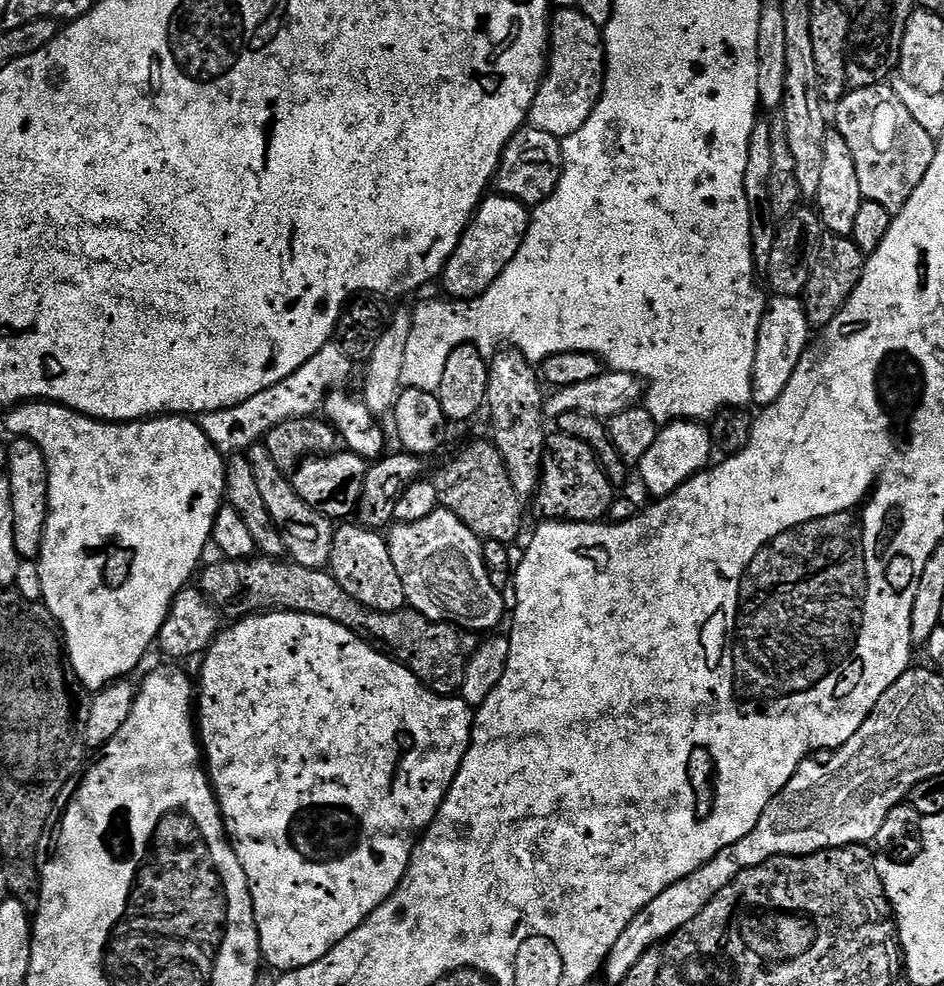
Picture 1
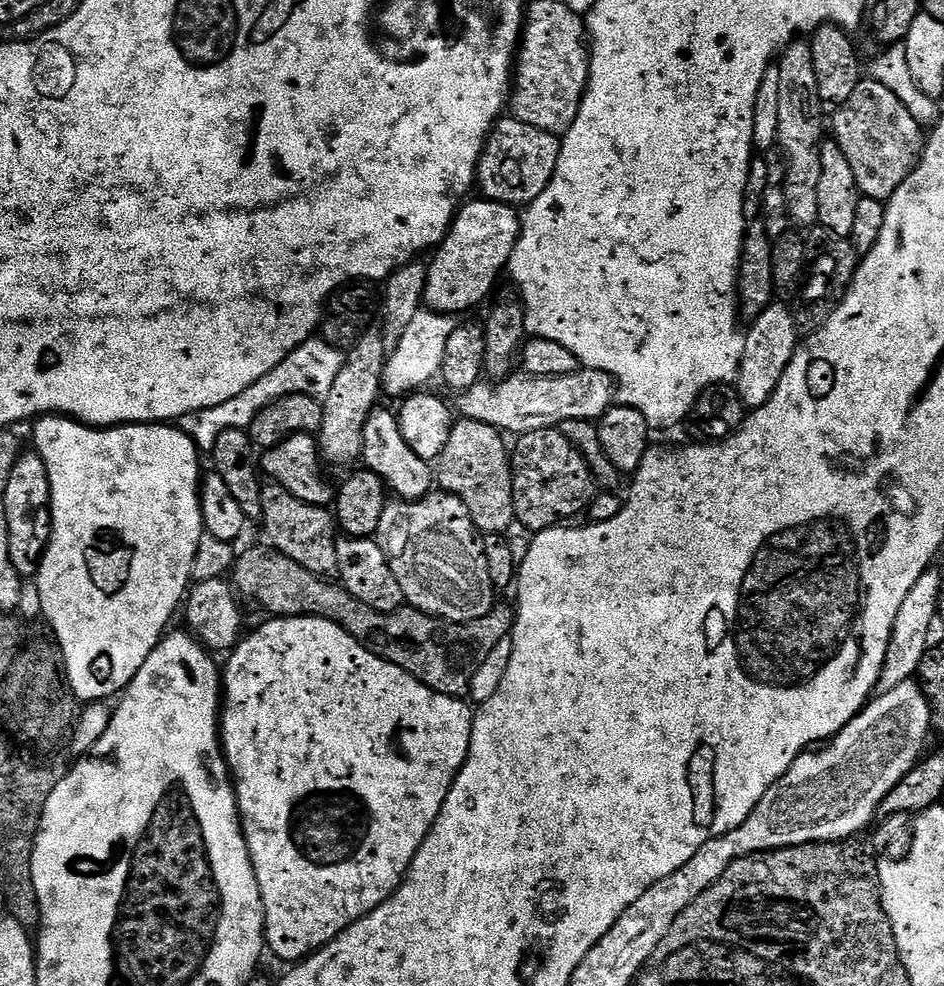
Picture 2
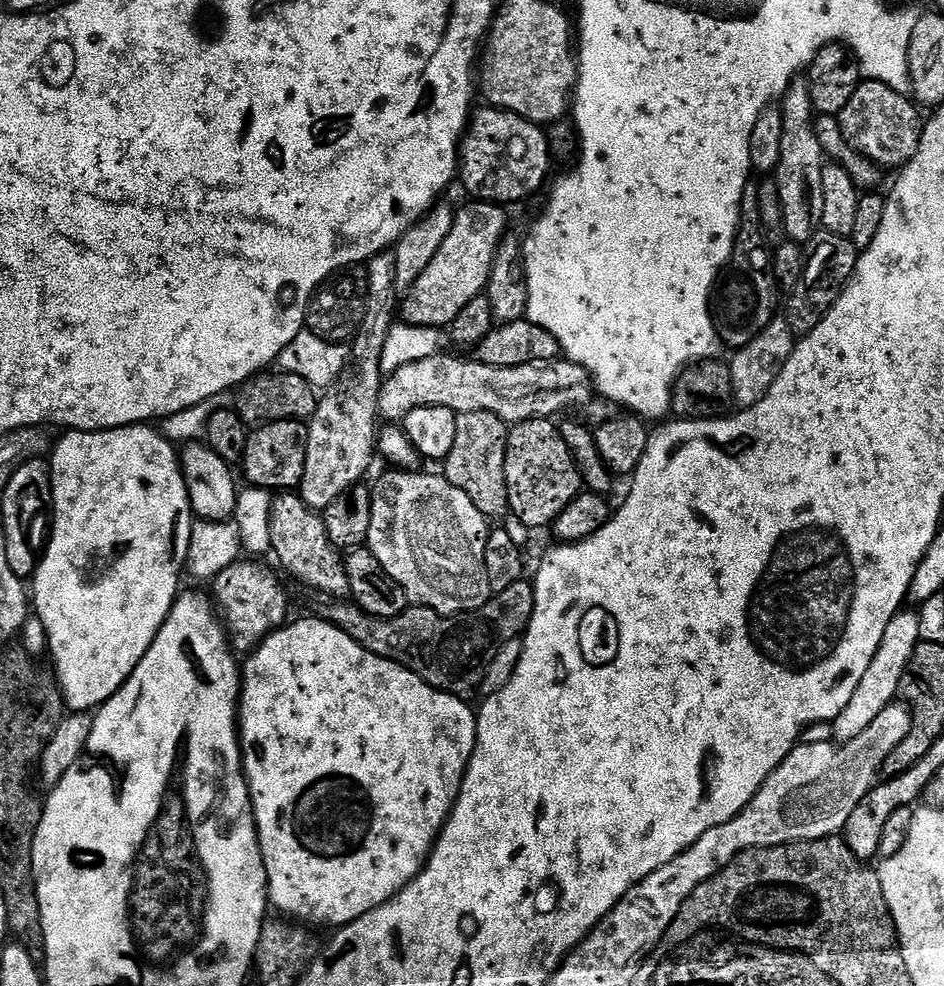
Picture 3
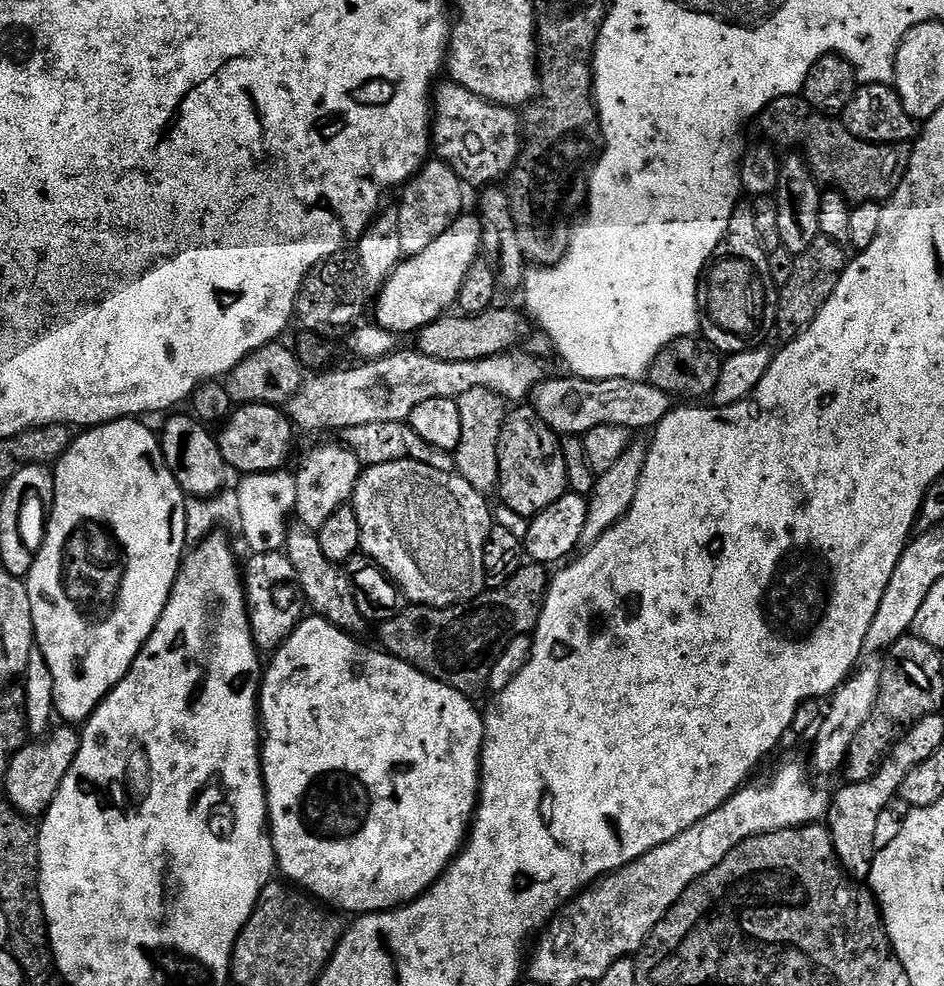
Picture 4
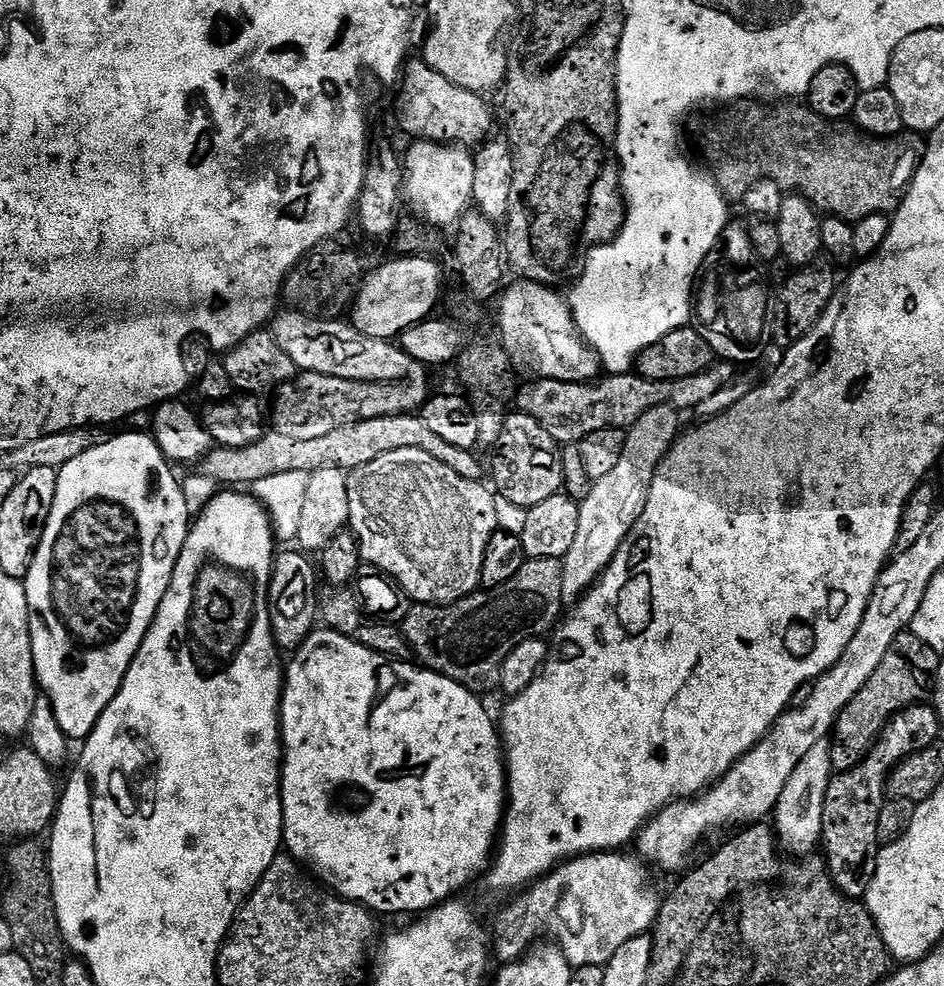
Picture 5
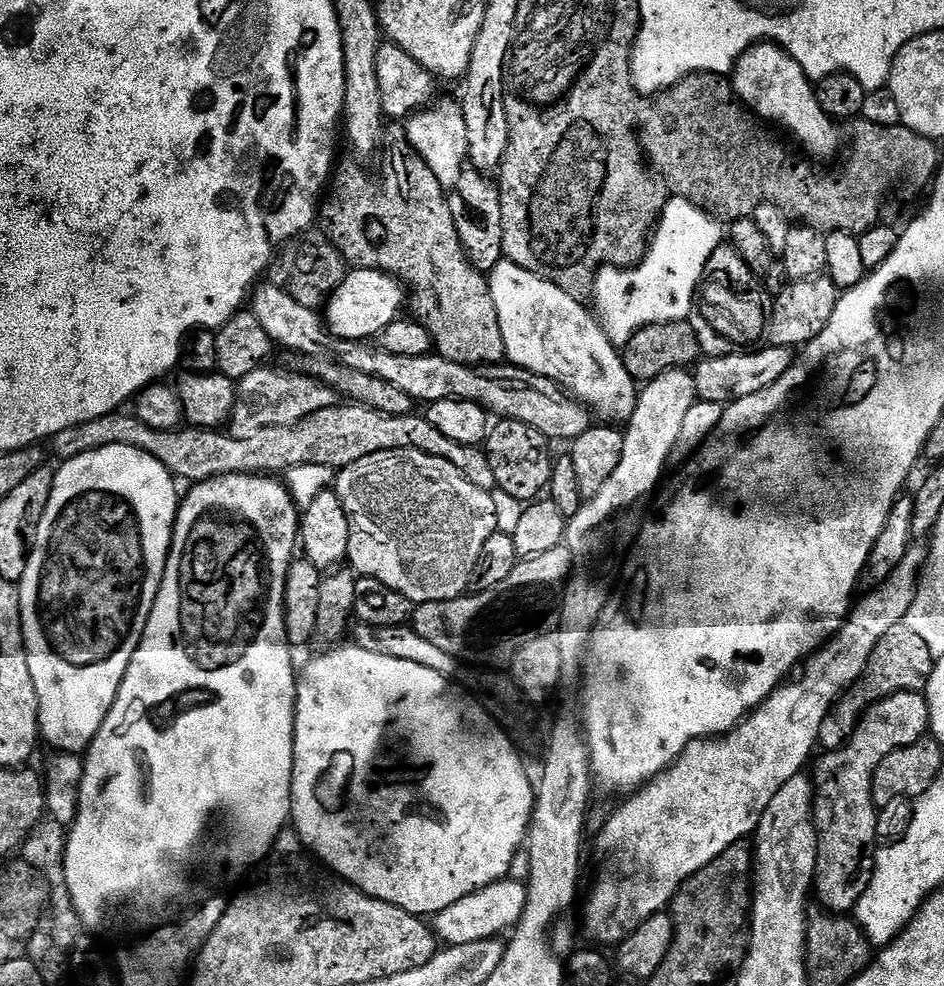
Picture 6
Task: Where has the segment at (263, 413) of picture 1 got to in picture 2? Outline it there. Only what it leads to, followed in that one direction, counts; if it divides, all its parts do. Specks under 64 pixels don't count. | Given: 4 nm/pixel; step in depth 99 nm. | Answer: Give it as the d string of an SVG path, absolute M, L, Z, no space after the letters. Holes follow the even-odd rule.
M312 337L298 346L282 362L270 370L269 374L254 382L253 386L244 390L242 394L224 402L220 406L210 407L204 411L196 411L194 414L181 416L178 427L195 441L196 447L202 452L210 452L217 444L218 438L228 429L246 430L263 409L268 408L273 402L283 397L303 394L325 400L334 386L338 374L344 369L346 363L345 353L337 346L319 337Z

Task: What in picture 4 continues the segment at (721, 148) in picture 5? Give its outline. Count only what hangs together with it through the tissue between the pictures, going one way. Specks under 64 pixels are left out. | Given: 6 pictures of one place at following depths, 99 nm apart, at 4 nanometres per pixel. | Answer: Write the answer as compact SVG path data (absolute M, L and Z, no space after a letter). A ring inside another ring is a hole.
M783 96L775 100L760 113L759 124L777 149L799 149L813 177L821 185L839 192L853 206L888 201L898 190L912 157L912 149L907 143L871 144L852 136L843 122L816 112L800 96Z

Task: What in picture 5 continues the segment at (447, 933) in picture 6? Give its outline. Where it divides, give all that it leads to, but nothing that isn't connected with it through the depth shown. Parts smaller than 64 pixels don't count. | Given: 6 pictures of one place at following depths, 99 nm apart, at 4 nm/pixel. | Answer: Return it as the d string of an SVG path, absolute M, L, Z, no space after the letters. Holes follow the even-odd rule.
M613 850L611 852L591 852L586 856L573 858L561 864L559 868L549 872L547 876L541 876L540 879L537 880L535 884L531 885L523 894L512 898L517 898L517 900L510 901L509 904L497 914L496 921L492 924L492 932L490 928L490 940L494 945L495 959L497 956L497 958L500 959L499 963L501 965L519 961L520 957L529 951L530 945L533 943L531 940L534 939L539 932L549 932L549 934L553 936L549 937L554 941L556 947L559 948L561 954L568 960L568 963L572 965L573 969L578 969L582 966L603 966L610 962L610 958L614 958L614 954L623 944L630 942L630 938L645 935L645 933L655 925L656 916L660 913L662 896L661 893L656 893L656 888L652 885L651 878L648 877L648 871L650 871L649 865L645 863L639 855L633 854L633 856L623 856L624 854L623 851Z

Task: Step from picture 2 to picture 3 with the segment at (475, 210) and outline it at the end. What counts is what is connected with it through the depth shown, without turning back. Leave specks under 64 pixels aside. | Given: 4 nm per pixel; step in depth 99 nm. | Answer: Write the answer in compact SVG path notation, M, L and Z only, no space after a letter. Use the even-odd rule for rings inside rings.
M468 203L472 204L455 213L454 226L450 234L446 234L446 242L442 242L438 254L434 254L430 266L422 270L422 278L418 278L403 297L402 316L407 323L443 329L443 324L451 326L458 313L470 306L474 298L485 295L496 251L509 231L508 216L499 204Z

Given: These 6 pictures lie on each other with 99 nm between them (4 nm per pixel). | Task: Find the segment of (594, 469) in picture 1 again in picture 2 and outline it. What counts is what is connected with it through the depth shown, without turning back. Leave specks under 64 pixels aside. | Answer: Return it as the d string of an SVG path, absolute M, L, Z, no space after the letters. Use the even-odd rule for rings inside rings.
M559 427L543 428L527 432L515 441L512 457L512 485L514 486L514 506L519 527L529 528L529 533L544 532L548 528L563 525L571 516L579 512L587 513L592 501L598 495L598 485L592 476L586 458L561 434Z

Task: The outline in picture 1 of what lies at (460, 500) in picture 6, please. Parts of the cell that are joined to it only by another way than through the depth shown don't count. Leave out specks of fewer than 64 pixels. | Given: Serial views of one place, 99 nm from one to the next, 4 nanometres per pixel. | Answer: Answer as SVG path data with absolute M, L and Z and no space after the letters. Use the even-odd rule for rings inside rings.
M439 506L430 514L426 514L426 518L400 523L391 525L386 541L390 558L402 578L407 607L438 624L455 624L457 628L466 628L477 634L488 634L499 629L496 627L504 620L504 596L496 589L499 588L497 581L493 580L488 572L483 543L480 537L470 530L470 526L466 526L466 522L458 518L458 514Z

